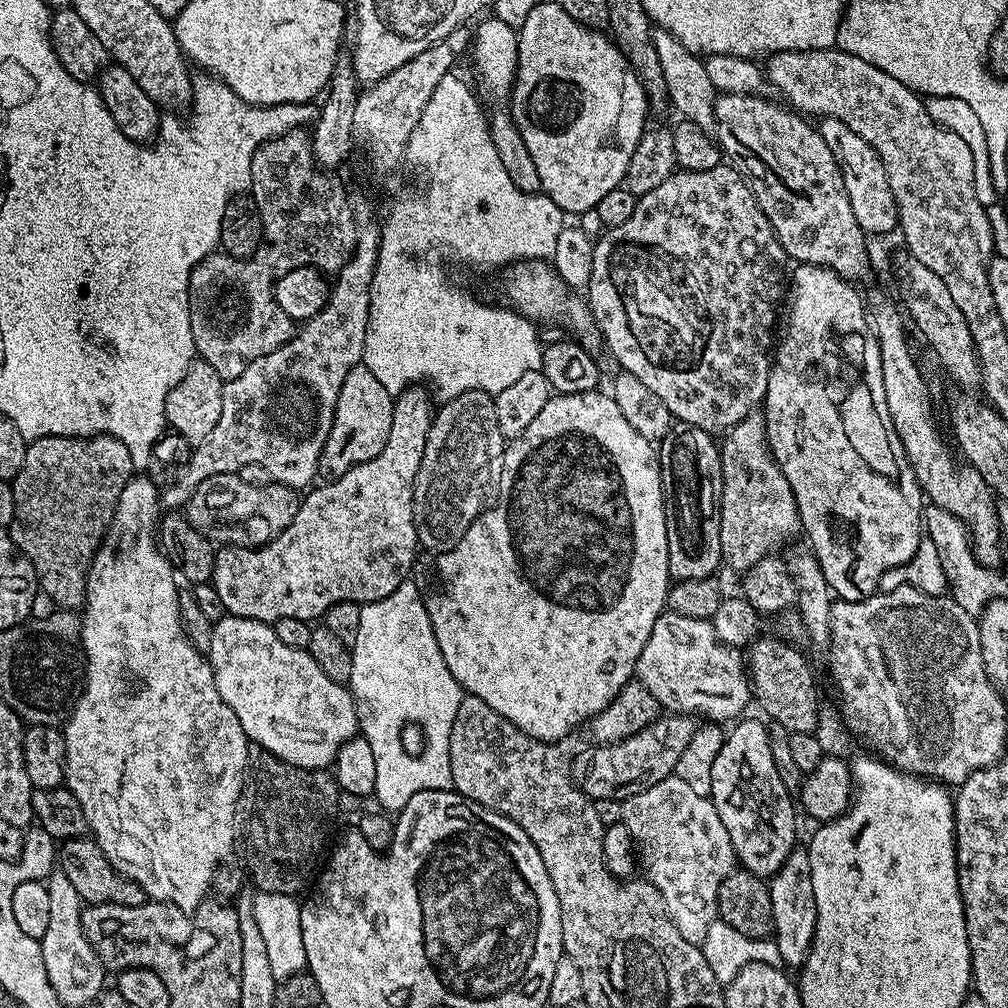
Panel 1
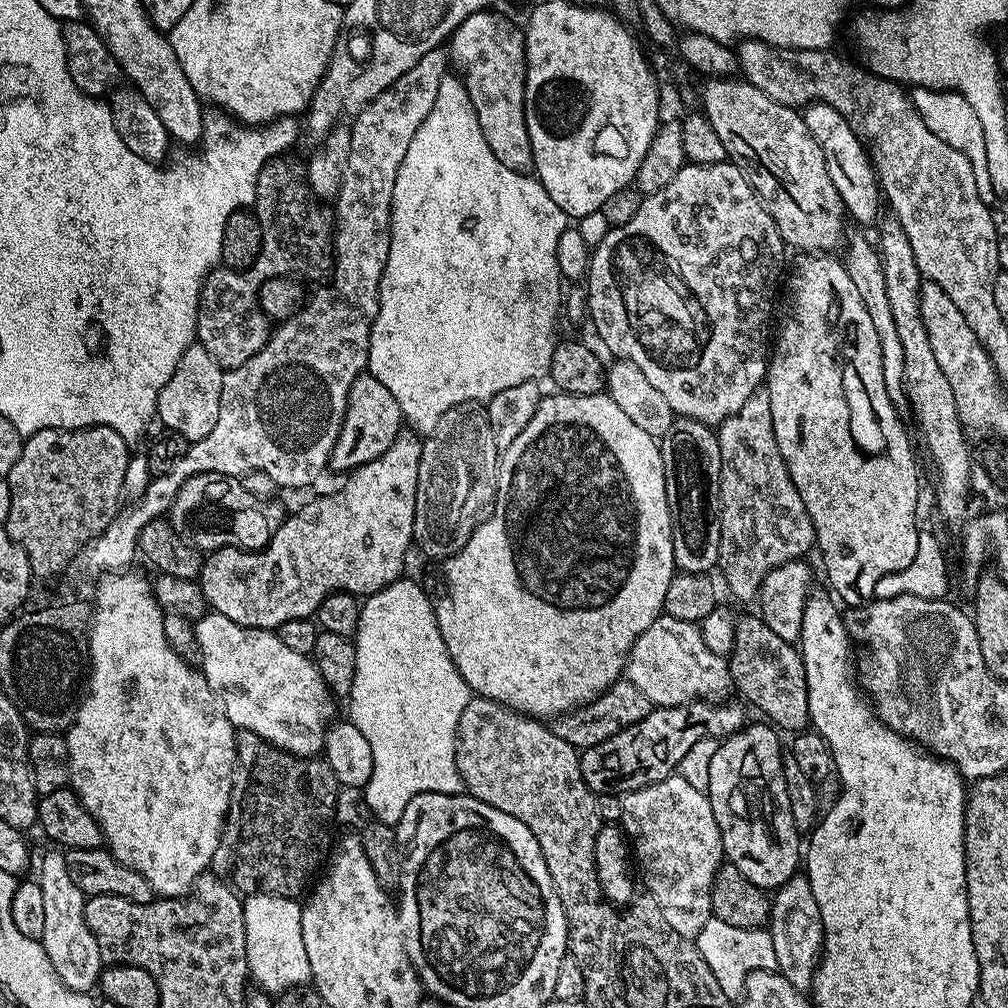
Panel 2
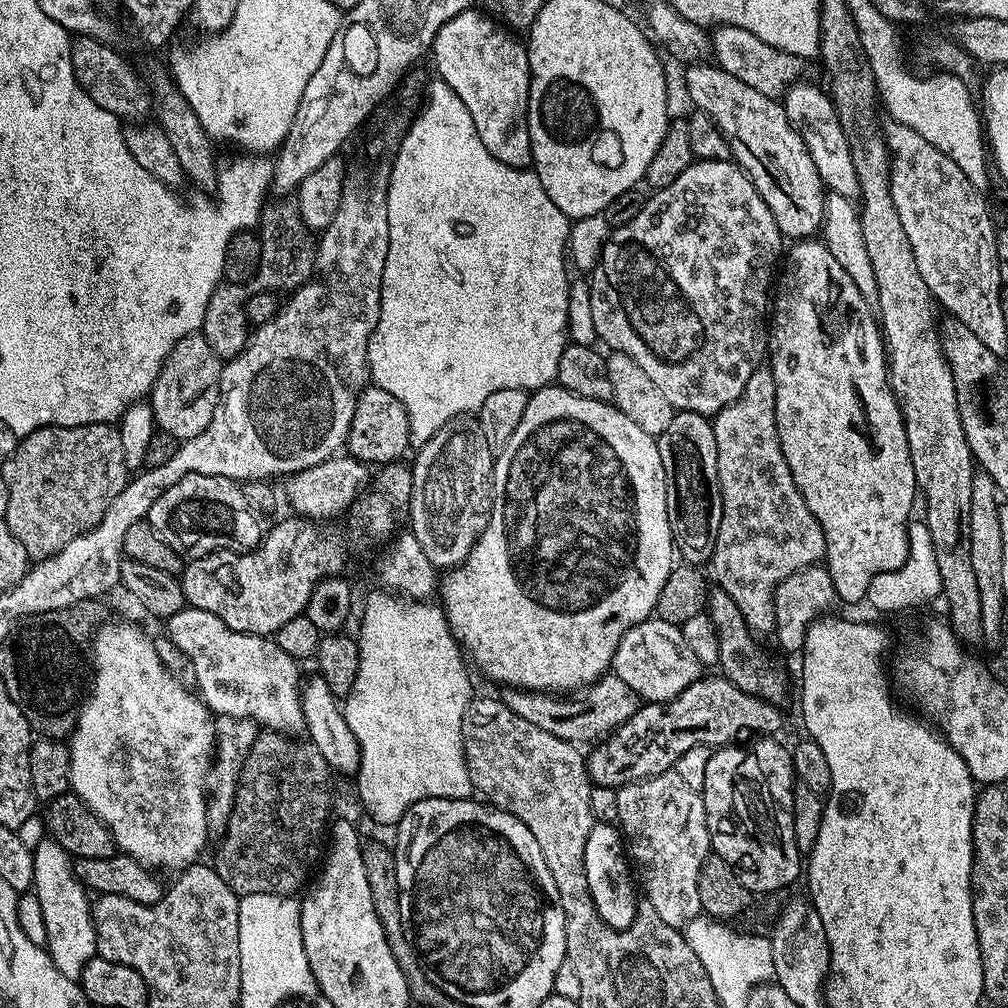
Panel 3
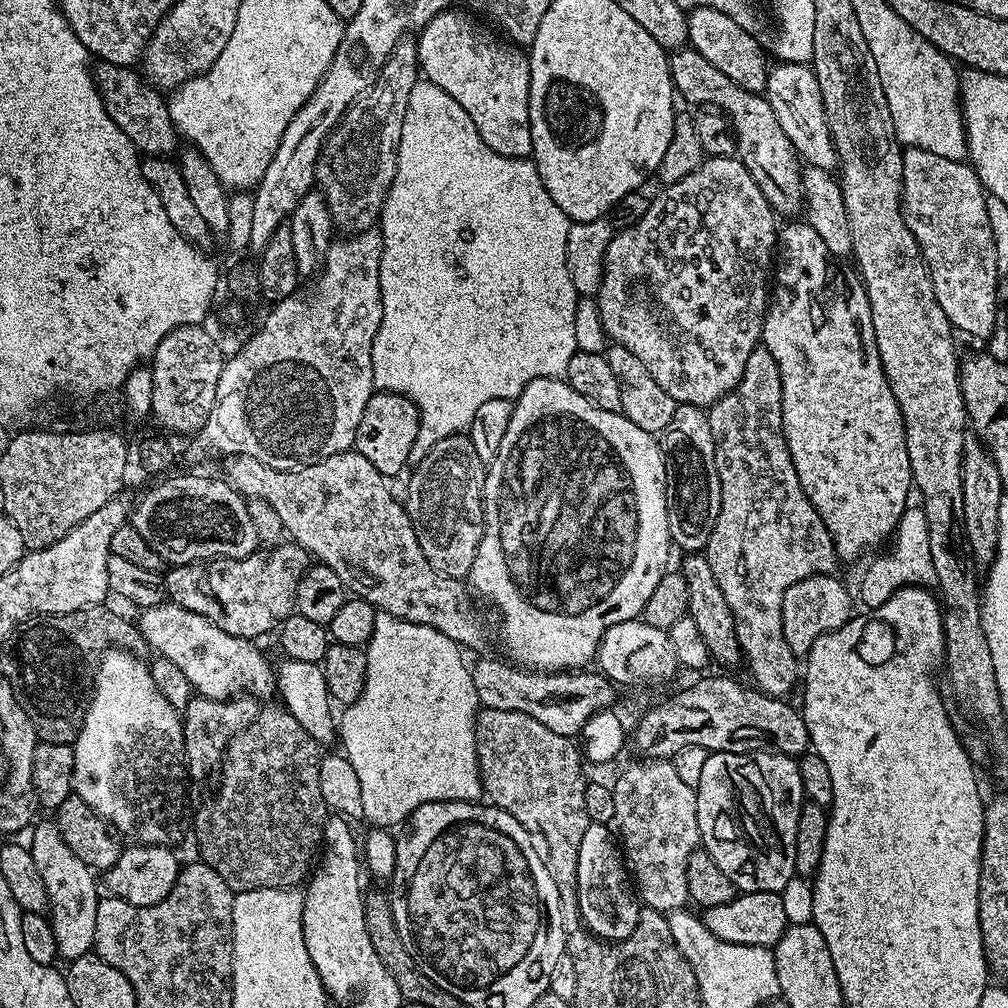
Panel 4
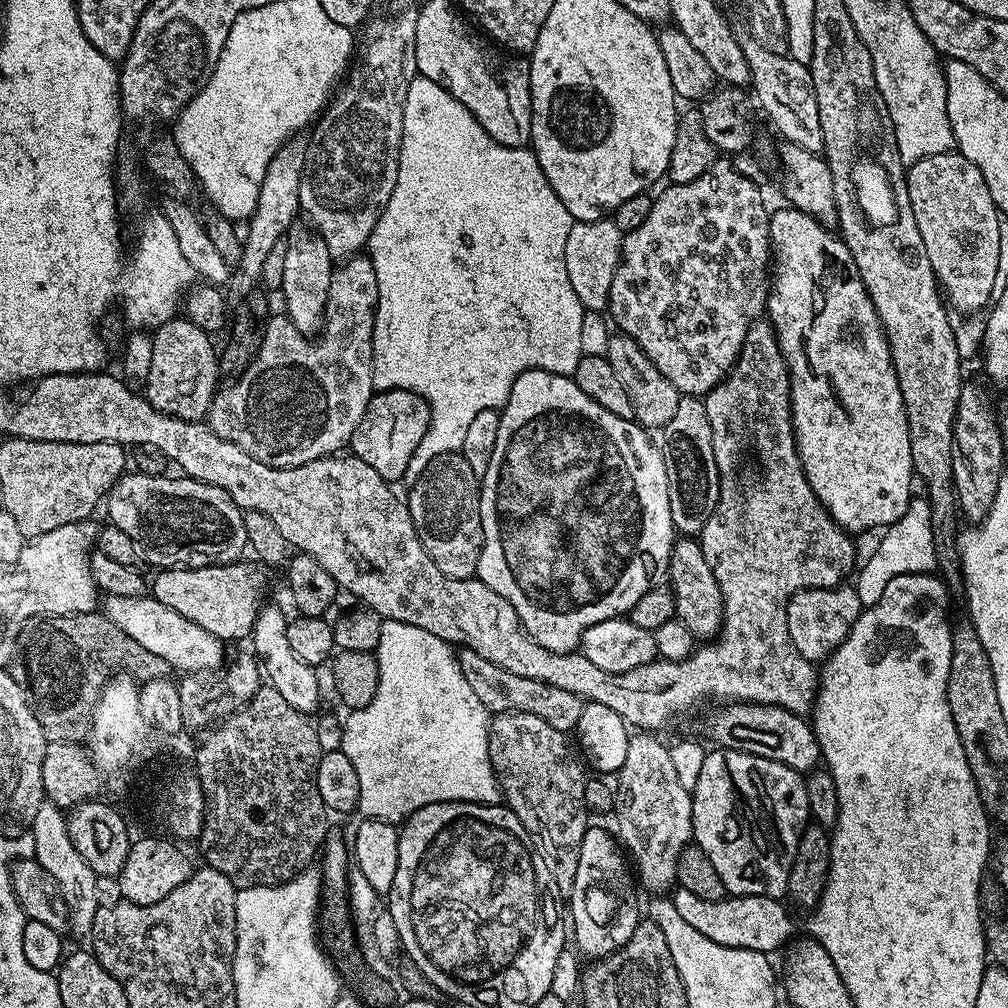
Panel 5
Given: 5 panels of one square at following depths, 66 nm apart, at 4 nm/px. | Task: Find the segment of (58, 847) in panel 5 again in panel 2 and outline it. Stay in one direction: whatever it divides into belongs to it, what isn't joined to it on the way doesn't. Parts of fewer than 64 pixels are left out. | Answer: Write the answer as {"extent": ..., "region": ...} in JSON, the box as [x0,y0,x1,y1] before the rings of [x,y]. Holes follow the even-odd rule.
{"extent":[38,851,102,993],"region":[[[52,851],[56,852],[48,852],[41,858],[40,875],[38,875],[43,893],[45,932],[42,943],[46,950],[46,958],[50,958],[50,966],[54,966],[58,978],[62,978],[66,987],[75,992],[91,993],[97,987],[102,961],[98,942],[86,926],[84,913],[86,897],[82,890],[78,890],[78,886],[74,886],[74,878],[70,878],[70,870],[66,870],[64,852]]]}

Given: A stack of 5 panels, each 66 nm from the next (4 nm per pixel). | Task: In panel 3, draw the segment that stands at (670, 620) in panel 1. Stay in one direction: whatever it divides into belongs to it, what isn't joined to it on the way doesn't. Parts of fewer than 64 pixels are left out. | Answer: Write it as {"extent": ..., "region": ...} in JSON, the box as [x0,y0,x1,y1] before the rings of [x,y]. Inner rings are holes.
{"extent":[611,618,702,702],"region":[[[649,618],[626,630],[626,634],[618,642],[611,671],[618,678],[622,678],[622,682],[626,682],[630,690],[637,692],[641,701],[651,702],[672,700],[682,694],[686,686],[701,679],[702,665],[694,650],[690,650],[681,625]]]}

